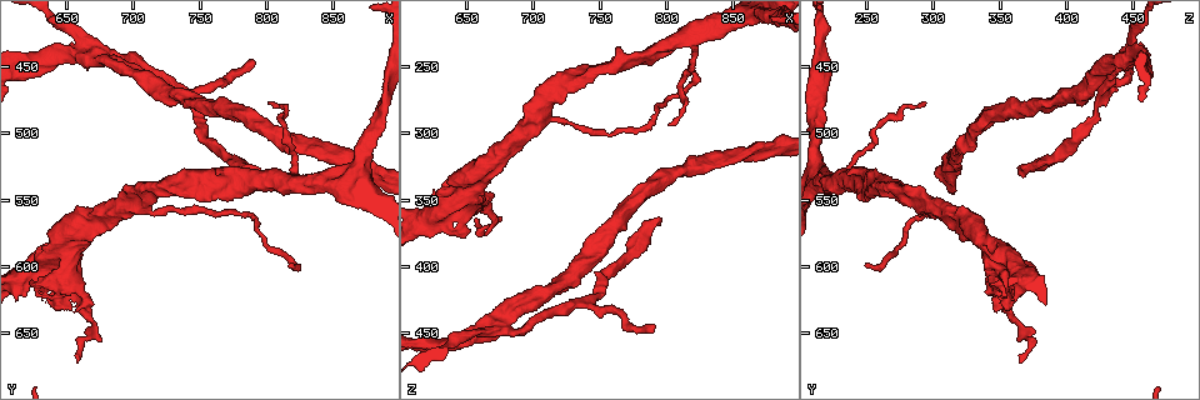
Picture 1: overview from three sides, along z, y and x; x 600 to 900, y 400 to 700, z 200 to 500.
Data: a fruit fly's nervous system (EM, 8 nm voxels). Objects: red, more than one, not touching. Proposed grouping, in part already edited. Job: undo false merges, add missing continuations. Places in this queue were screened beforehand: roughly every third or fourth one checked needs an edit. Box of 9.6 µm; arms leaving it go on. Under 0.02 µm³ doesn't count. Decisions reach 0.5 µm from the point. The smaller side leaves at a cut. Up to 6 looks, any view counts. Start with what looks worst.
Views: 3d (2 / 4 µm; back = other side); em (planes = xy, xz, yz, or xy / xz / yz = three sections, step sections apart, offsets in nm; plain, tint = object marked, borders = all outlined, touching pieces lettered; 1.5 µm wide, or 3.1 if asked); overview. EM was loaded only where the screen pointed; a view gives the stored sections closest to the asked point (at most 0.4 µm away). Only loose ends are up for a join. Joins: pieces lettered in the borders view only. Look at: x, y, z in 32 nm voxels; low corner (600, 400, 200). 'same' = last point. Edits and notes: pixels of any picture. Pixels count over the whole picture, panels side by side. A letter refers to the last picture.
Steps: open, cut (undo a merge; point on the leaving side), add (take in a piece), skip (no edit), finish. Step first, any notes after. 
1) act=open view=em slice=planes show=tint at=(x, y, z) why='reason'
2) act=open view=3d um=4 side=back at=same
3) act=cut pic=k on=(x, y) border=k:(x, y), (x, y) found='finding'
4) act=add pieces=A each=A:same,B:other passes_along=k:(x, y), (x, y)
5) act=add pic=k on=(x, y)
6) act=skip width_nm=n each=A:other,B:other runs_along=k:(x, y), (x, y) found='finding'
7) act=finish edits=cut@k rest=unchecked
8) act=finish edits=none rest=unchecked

act=open view=3d um=4 at=(794, 534, 364)

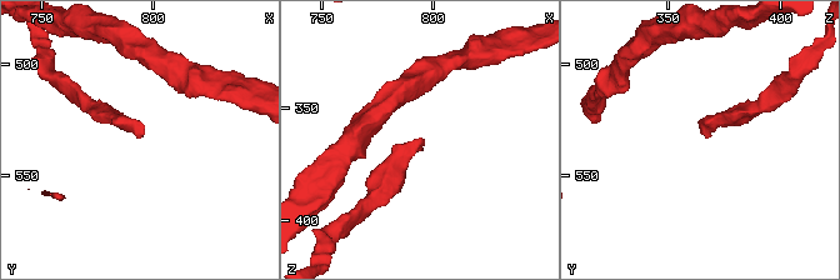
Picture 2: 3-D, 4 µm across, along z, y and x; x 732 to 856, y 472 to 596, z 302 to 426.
act=open view=em slice=yz step=4 show=tint at=(795, 531, 365) why='shape alone is not enough'

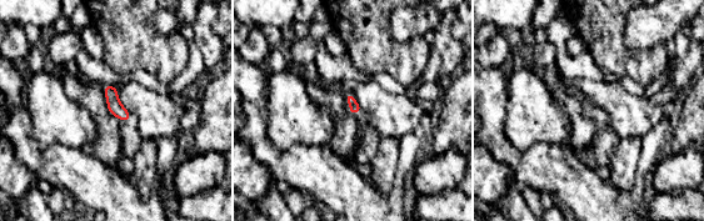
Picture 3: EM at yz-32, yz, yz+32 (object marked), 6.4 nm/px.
act=open view=em slice=yz step=4 show=borders at=same why='what lies round it'

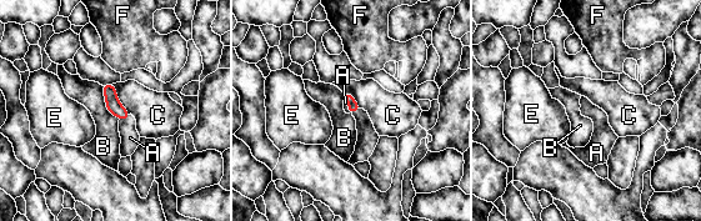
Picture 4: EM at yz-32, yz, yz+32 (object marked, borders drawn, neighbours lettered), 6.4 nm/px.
act=add pic=4 on=(130, 137) each=A:same,B:other,C:other,E:other,F:other passes_along=4:(113, 104), (125, 119), (130, 137) found='the neuron continues'

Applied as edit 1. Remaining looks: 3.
act=open view=3d um=2 side=back at=(802, 476, 294) why='an open end'

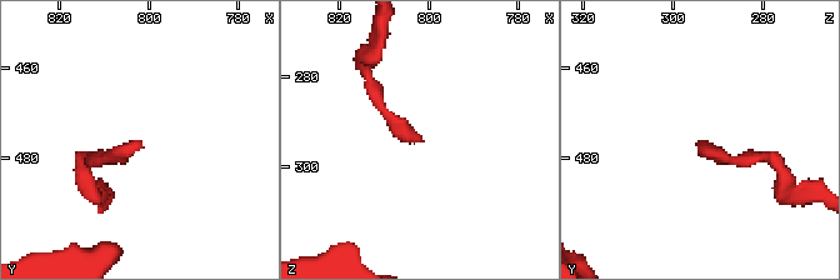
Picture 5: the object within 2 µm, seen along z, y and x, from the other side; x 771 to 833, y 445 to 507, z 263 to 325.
act=open view=em slice=yz step=4 show=borders at=(803, 475, 294) why='need the tissue'

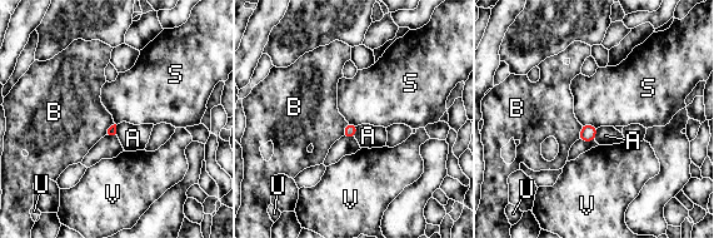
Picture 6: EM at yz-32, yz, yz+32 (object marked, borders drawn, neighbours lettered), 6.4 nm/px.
act=open view=em slice=xy step=4 show=borders at=same why='another direction'

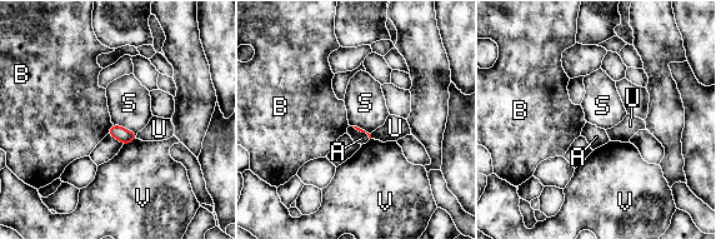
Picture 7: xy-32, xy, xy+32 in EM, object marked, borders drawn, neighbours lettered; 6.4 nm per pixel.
act=skip longest_contact=S:180nm each=A:other,B:other,S:other,U:other,V:other border=7:(113, 123), (136, 134) found='none of them fits'

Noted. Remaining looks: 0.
act=finish edits=add@4 rest=unchecked

